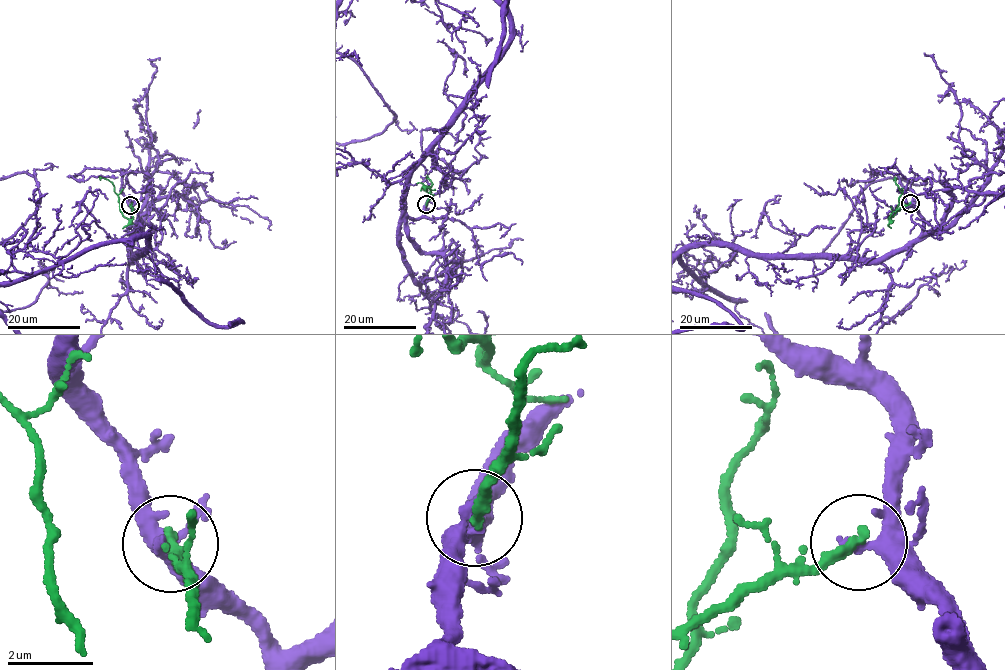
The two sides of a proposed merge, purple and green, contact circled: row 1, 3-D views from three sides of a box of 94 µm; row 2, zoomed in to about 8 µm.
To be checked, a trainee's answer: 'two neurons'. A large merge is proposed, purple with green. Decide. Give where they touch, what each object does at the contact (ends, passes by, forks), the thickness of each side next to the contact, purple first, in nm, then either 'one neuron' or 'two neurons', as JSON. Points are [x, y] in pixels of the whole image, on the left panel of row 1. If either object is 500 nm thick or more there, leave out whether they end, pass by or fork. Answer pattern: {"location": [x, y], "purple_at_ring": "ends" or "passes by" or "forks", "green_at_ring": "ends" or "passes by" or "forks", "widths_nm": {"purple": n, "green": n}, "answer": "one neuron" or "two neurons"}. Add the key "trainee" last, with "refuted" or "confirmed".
{"location": [130, 205], "purple_at_ring": "passes by", "green_at_ring": "ends", "widths_nm": {"purple": 360, "green": 260}, "answer": "two neurons", "trainee": "confirmed"}

